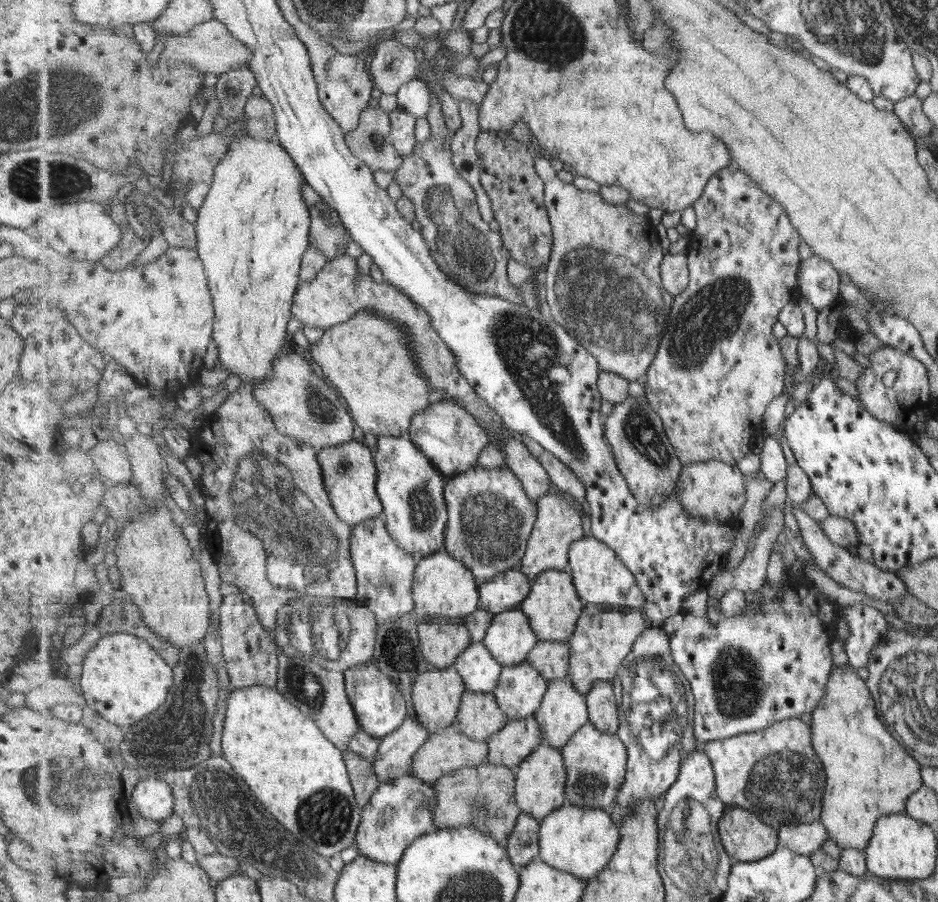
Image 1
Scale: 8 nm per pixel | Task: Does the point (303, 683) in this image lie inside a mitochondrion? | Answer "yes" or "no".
yes

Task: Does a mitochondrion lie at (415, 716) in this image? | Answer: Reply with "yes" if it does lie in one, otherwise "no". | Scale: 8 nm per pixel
no

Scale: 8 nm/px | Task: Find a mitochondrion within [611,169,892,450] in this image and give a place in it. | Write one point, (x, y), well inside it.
(714, 310)

